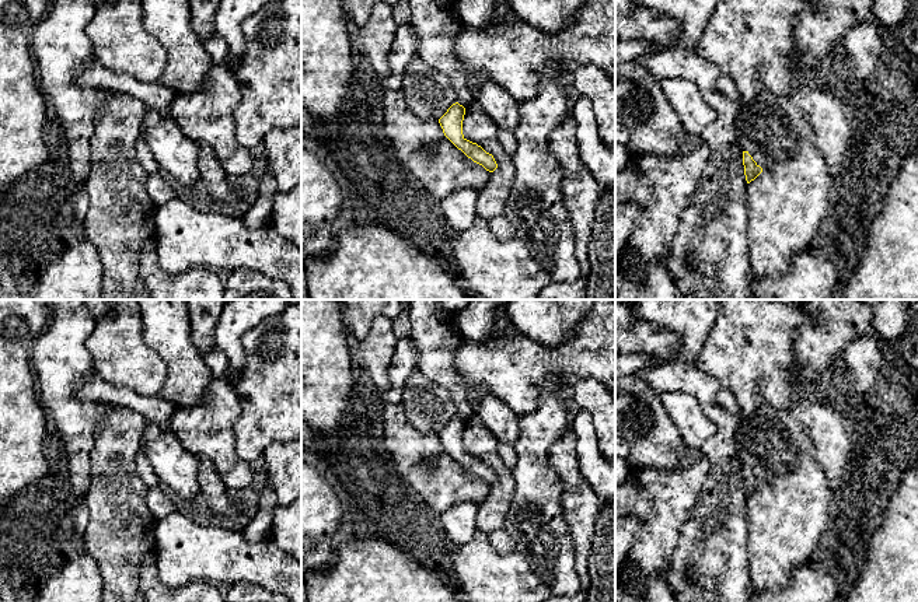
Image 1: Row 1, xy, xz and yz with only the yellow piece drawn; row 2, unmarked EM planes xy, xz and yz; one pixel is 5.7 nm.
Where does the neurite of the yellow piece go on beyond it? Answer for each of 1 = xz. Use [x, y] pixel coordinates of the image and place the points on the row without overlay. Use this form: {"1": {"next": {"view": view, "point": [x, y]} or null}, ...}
{"1": {"next": null}}

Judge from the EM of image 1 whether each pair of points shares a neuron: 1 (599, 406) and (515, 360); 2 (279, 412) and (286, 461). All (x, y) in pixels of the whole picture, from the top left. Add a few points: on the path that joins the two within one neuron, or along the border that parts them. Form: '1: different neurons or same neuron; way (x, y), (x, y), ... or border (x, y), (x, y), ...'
1: different neurons; border (600, 381), (582, 378), (572, 385)
2: different neurons; border (286, 441), (272, 443), (261, 457)

